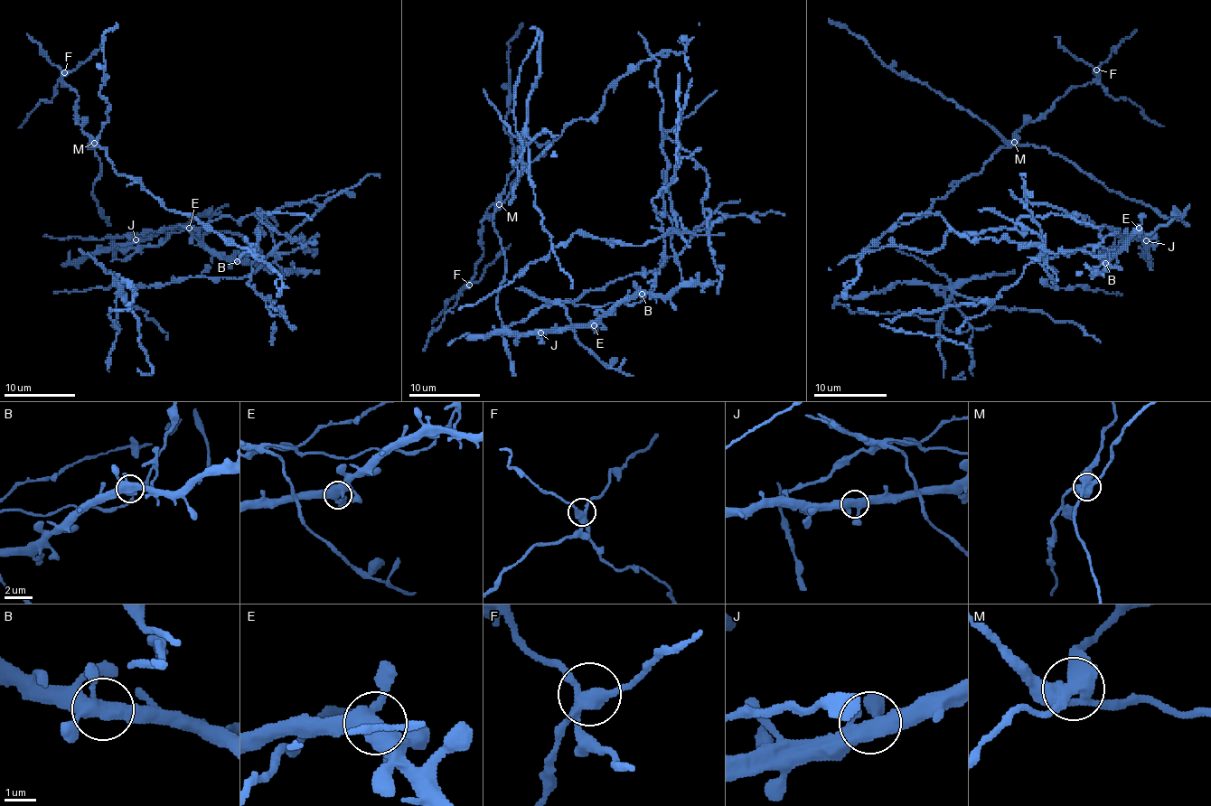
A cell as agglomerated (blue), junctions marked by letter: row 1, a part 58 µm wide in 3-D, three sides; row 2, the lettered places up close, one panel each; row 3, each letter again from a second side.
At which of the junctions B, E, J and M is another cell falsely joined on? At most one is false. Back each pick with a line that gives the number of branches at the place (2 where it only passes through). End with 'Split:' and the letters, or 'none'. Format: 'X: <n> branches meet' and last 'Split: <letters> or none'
M: 4 branches meet
Split: M

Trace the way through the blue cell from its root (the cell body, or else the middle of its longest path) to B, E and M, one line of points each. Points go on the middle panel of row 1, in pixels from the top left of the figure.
B: (663, 198), (676, 255), (724, 217), (665, 235), (638, 303), (564, 306), (573, 325), (594, 325), (642, 294)
E: (663, 198), (676, 255), (724, 217), (665, 235), (638, 303), (564, 304), (573, 325), (594, 325)
M: (663, 198), (663, 101), (658, 62), (649, 59), (606, 90), (597, 112), (573, 121), (530, 162), (500, 204)

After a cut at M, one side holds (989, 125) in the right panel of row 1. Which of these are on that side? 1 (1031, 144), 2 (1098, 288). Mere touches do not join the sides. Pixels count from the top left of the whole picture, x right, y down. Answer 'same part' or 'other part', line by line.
1: same part
2: other part

